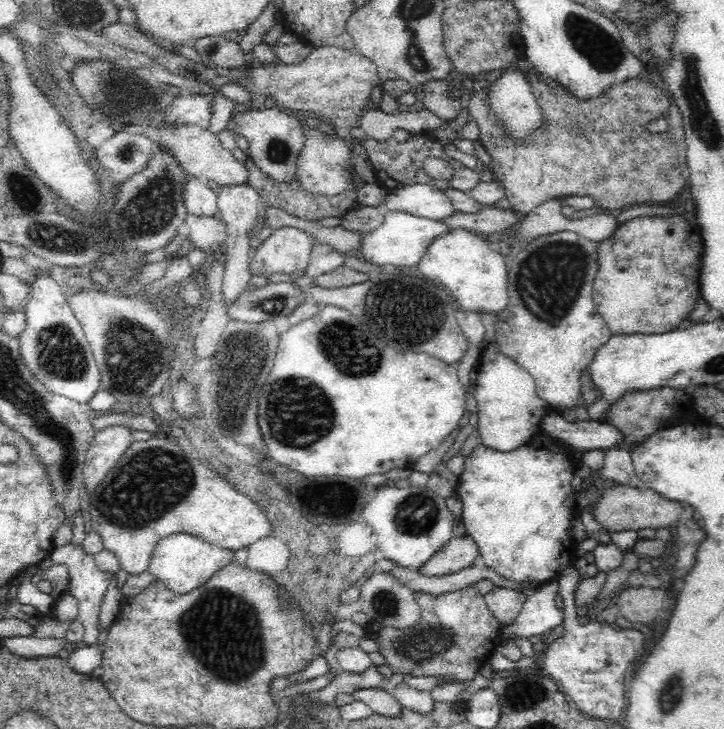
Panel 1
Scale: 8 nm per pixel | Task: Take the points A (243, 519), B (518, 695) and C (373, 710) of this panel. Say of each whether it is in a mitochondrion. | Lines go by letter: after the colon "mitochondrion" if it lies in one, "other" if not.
A: other
B: mitochondrion
C: other

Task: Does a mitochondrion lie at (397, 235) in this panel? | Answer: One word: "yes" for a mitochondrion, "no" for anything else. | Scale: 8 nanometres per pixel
no

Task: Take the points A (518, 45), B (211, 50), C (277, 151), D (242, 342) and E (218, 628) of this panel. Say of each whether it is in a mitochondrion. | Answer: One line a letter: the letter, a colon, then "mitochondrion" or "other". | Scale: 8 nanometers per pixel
A: other
B: other
C: mitochondrion
D: mitochondrion
E: mitochondrion

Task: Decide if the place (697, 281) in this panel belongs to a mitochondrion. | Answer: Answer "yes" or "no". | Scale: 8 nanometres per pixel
no

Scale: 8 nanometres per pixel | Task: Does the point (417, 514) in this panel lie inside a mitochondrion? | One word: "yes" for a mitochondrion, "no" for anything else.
yes

